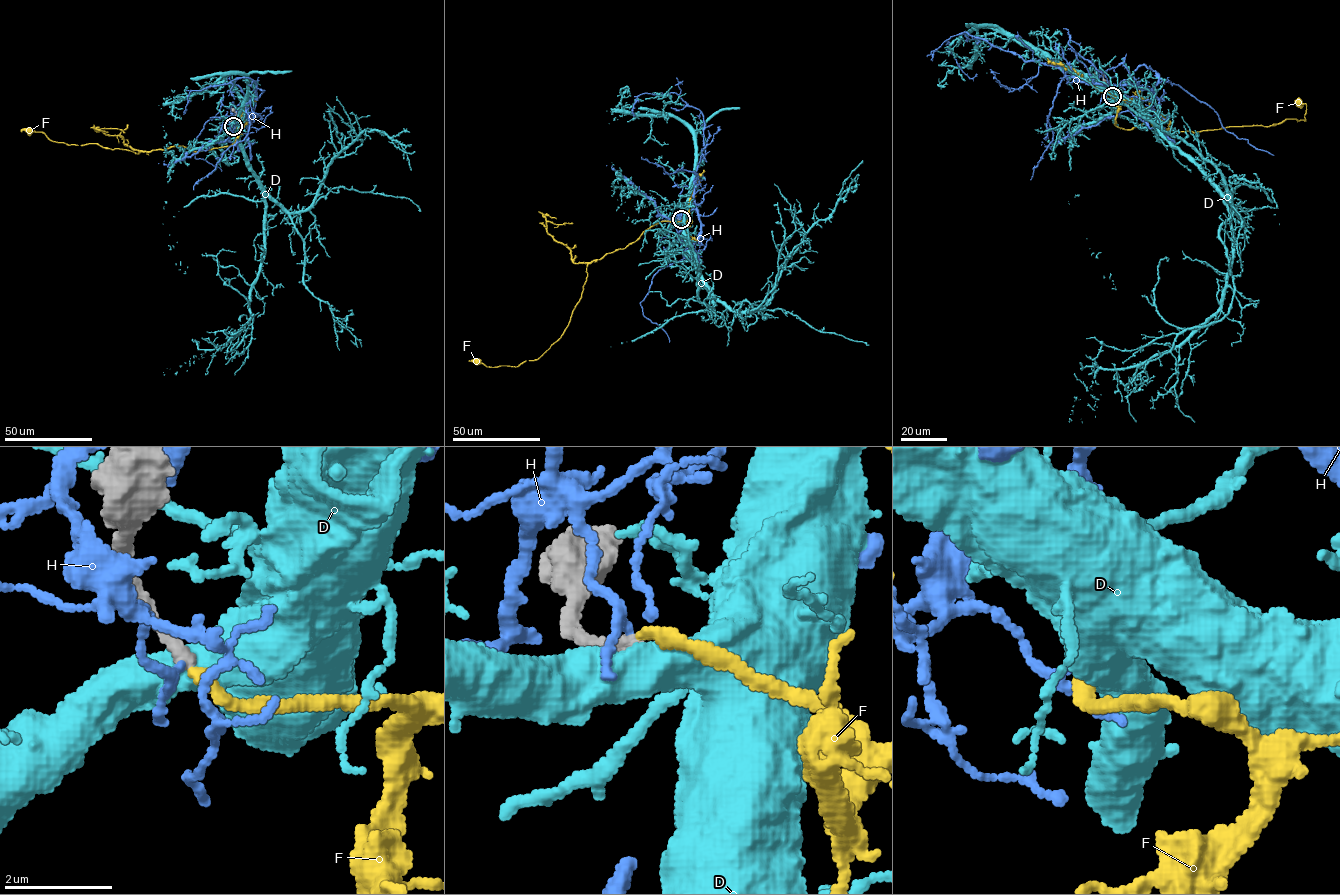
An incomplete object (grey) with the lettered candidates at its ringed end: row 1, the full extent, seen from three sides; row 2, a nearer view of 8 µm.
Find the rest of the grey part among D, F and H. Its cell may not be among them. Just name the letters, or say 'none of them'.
F

